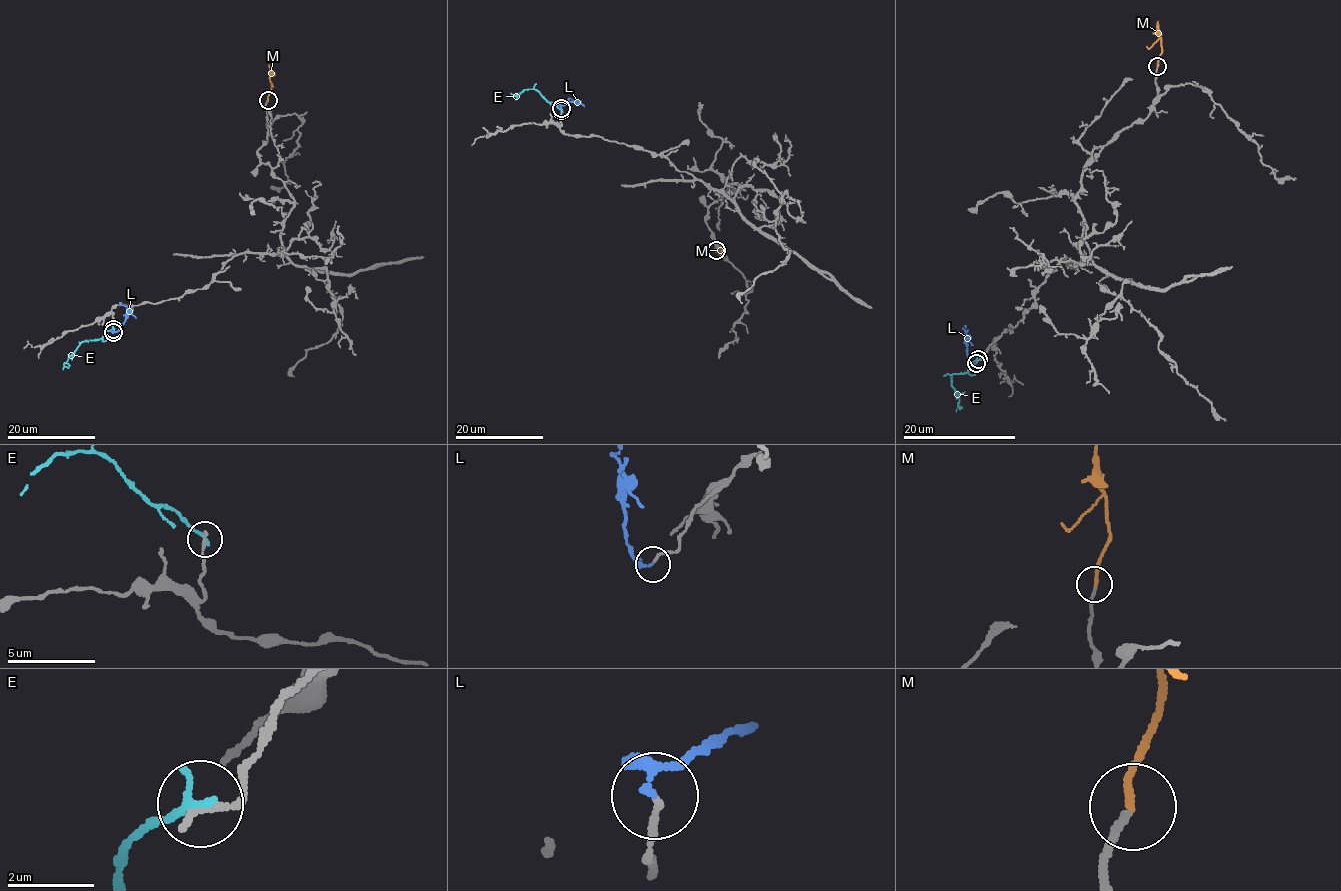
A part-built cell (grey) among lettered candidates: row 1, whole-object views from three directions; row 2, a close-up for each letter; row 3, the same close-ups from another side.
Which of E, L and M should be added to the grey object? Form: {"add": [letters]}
{"add": ["M"]}

